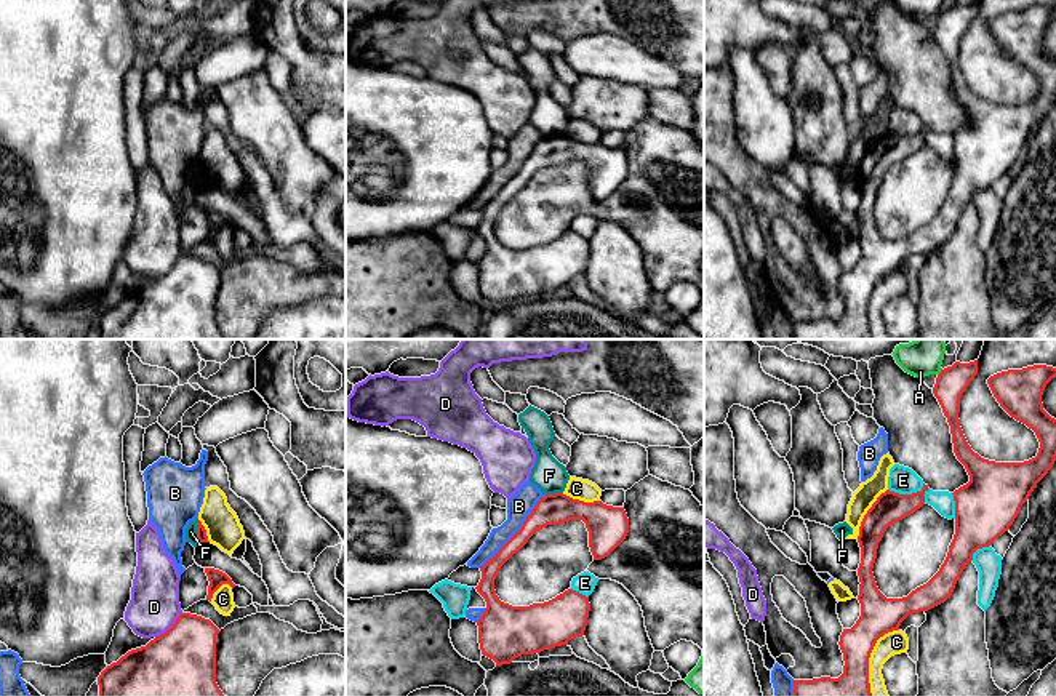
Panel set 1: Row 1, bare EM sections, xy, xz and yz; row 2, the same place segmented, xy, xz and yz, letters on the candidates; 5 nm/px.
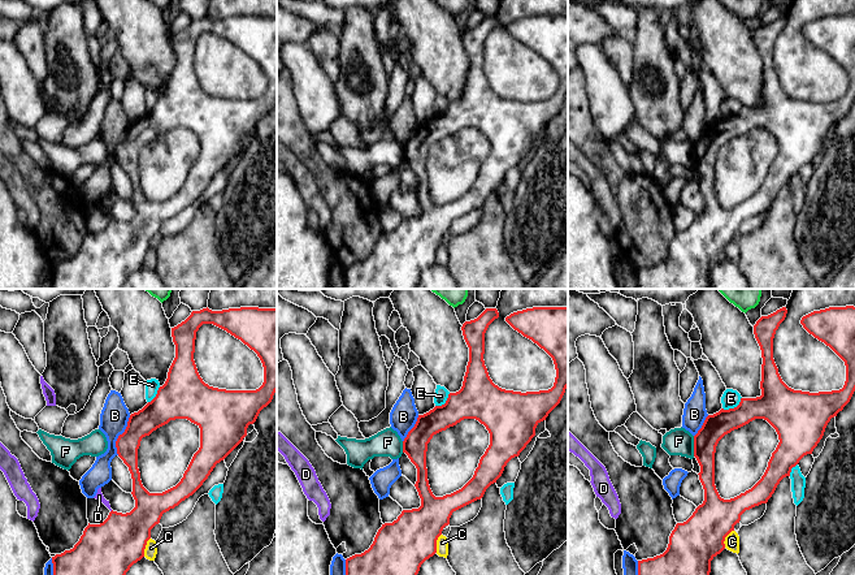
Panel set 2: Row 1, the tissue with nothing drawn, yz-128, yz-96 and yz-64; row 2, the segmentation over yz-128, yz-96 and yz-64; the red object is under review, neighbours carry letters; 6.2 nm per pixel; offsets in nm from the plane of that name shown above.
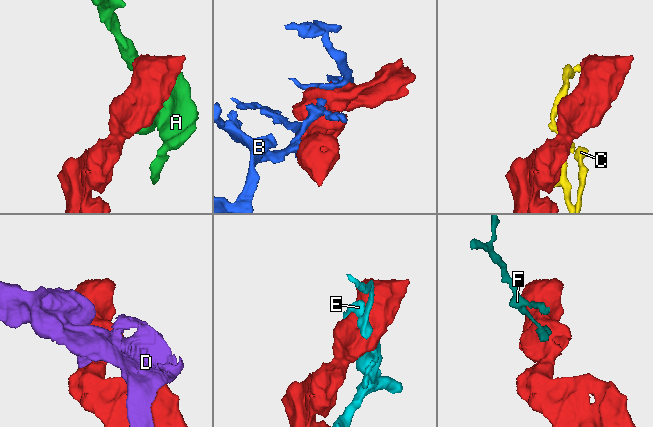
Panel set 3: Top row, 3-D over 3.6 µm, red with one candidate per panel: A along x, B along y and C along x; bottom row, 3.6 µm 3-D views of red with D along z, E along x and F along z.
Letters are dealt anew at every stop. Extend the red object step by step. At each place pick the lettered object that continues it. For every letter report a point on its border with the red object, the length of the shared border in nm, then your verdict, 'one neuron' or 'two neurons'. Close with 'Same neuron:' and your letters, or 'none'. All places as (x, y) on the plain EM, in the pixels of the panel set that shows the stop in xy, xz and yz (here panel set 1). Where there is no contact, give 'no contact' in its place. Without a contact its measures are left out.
A: meets red in yz at (941, 13); contact 40 nm long; two neurons
B: meets red in xz at (517, 173); contact 500 nm long; two neurons
C: meets red in yz at (869, 298); contact 380 nm long; two neurons
D: meets red in xy at (172, 269); contact 190 nm long; two neurons
E: meets red in yz at (909, 136); contact 200 nm long; two neurons
F: meets red in xy at (197, 173); contact 120 nm long; two neurons
Same neuron: none

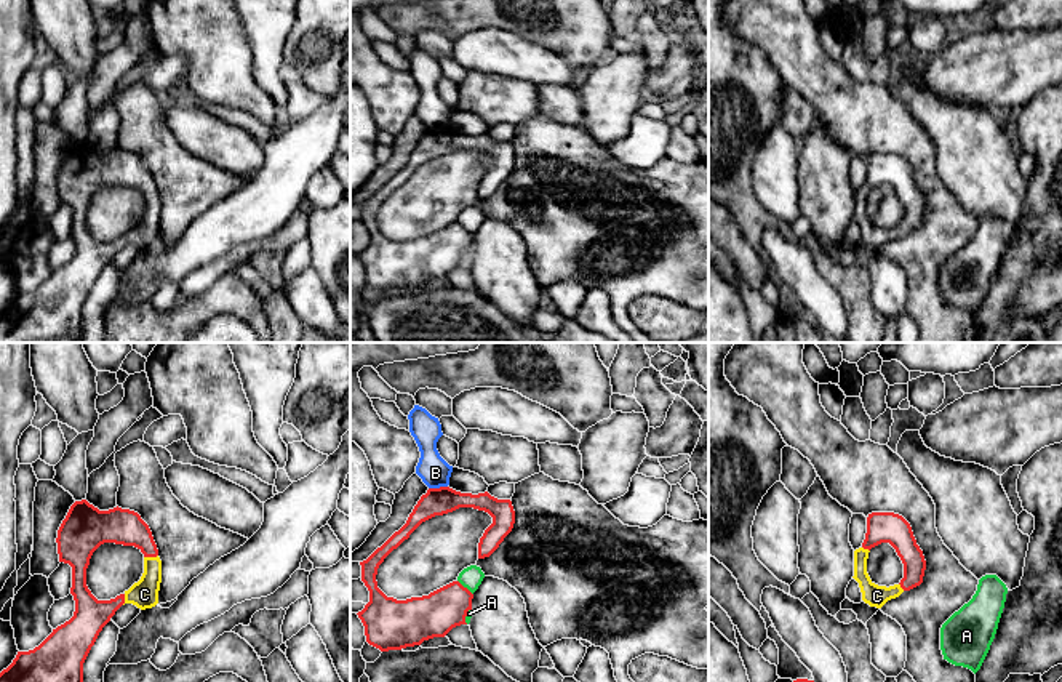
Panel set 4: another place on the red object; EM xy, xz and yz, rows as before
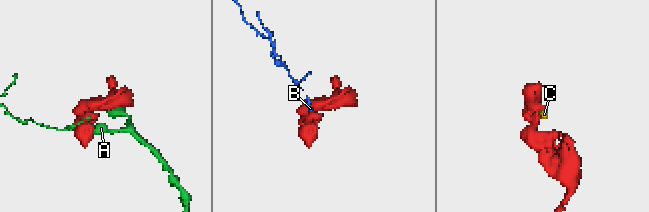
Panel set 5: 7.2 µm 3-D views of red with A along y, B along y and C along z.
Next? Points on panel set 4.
A: meets red in xz at (466, 229); contact 110 nm long; two neurons
B: meets red in xz at (437, 130); contact 100 nm long; two neurons
C: meets red in xy at (151, 197); contact 70 nm long; one neuron
Same neuron: C

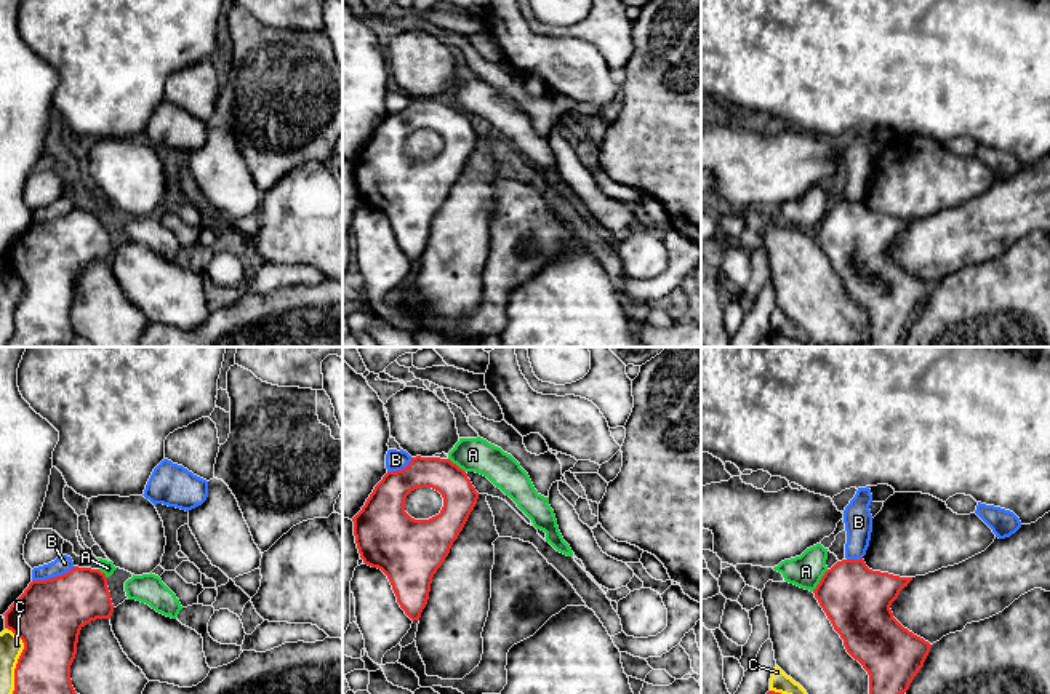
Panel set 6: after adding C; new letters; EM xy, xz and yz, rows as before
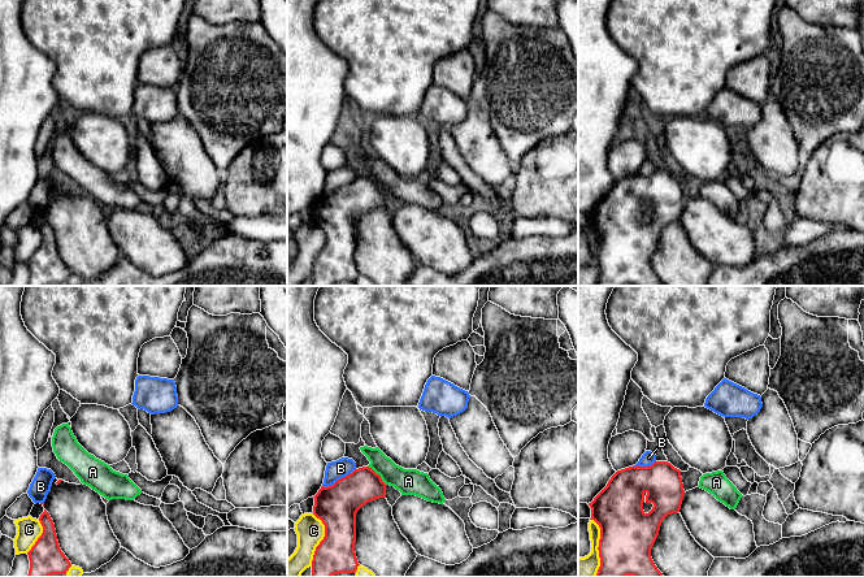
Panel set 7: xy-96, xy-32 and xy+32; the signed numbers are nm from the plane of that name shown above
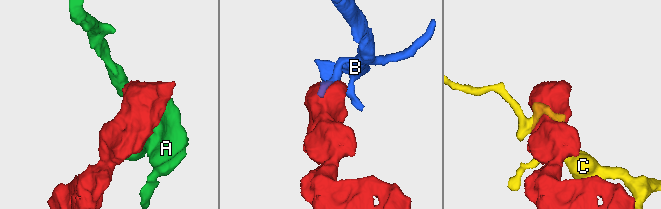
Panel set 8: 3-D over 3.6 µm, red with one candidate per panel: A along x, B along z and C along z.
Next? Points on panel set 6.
A: meets red in yz at (820, 223); contact 140 nm long; two neurons
B: meets red in xy at (53, 219); contact 240 nm long; two neurons
C: meets red in xy at (16, 307); contact 400 nm long; two neurons
Same neuron: none

